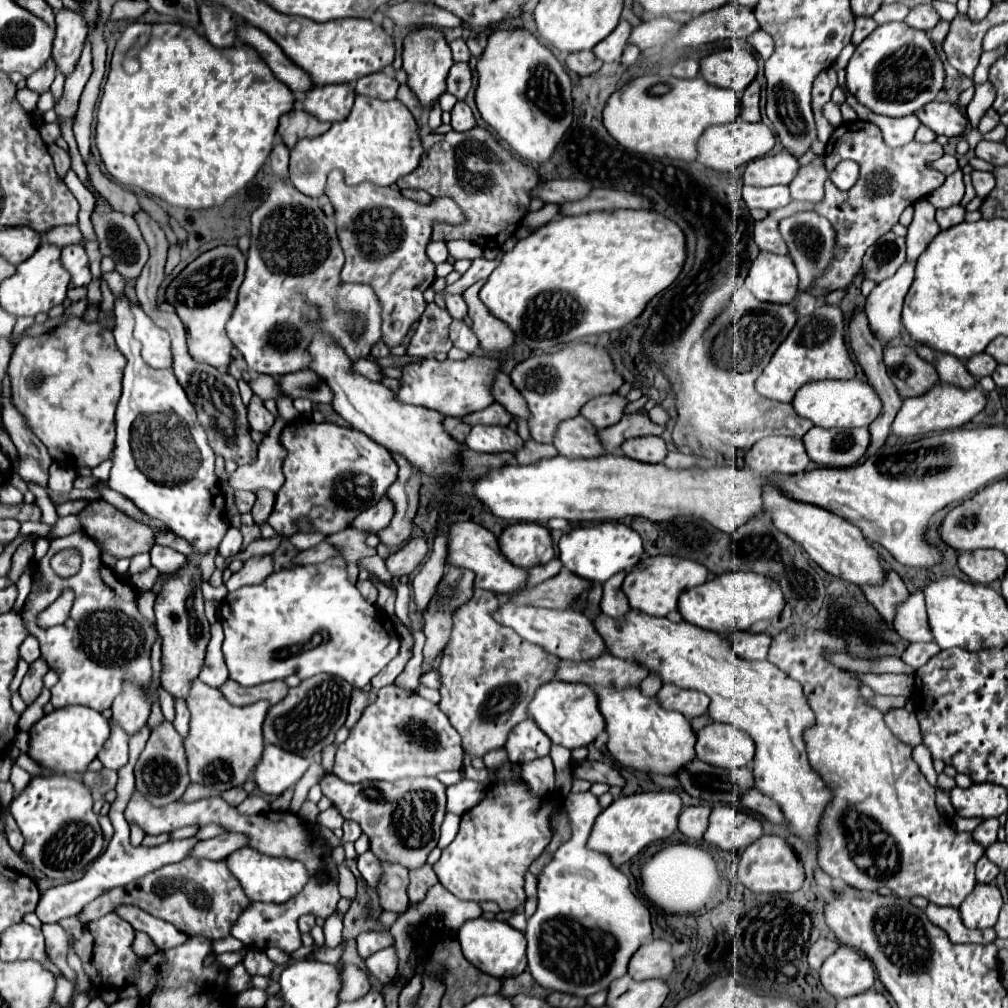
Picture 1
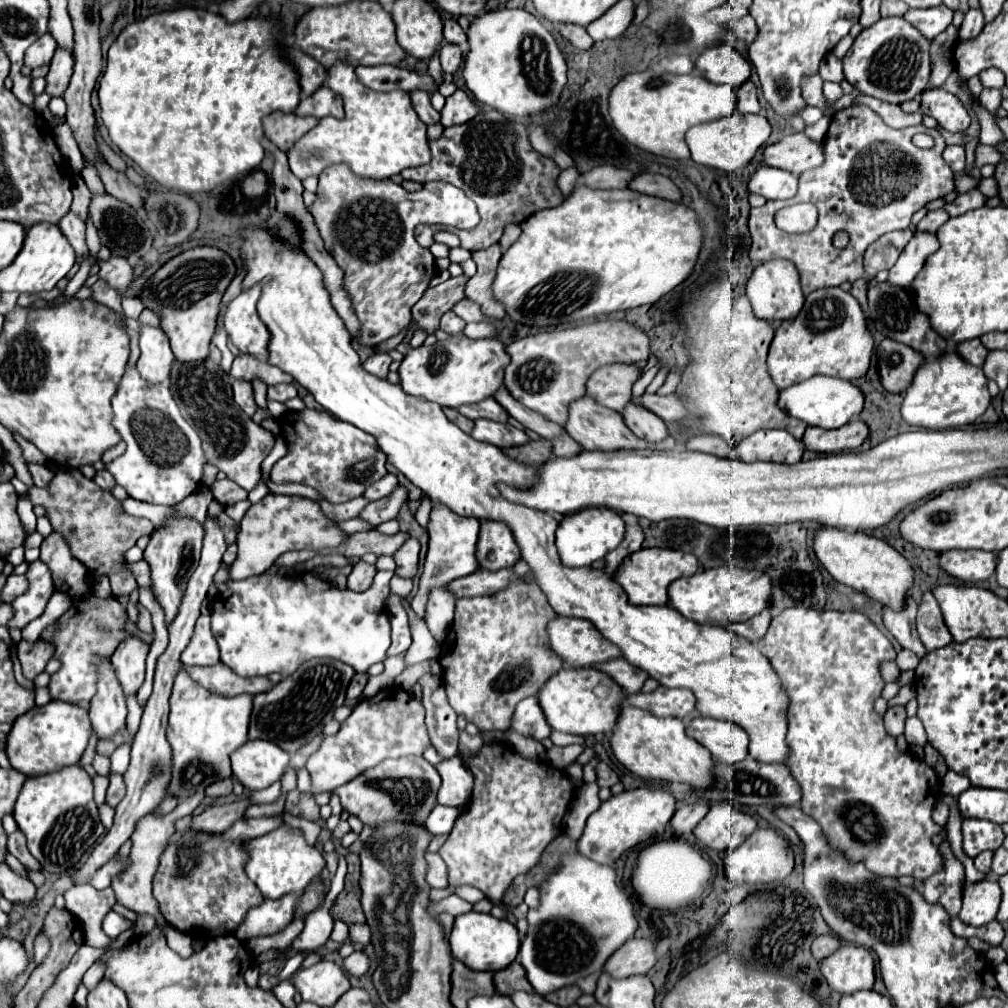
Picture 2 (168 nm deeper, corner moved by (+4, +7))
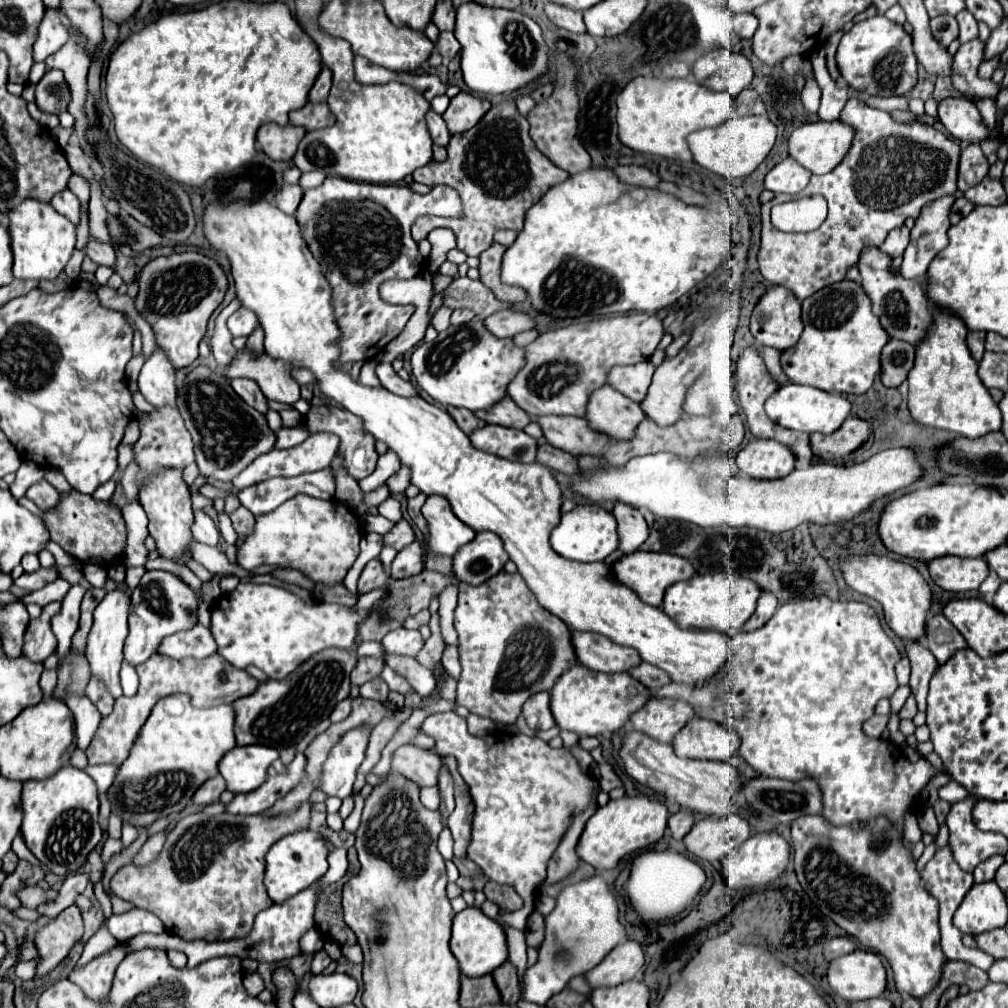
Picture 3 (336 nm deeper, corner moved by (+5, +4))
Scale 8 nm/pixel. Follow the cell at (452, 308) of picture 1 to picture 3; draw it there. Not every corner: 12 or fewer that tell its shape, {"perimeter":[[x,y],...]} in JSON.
{"perimeter":[[507,310],[485,318],[497,338],[513,338],[533,330],[535,320],[525,312]]}

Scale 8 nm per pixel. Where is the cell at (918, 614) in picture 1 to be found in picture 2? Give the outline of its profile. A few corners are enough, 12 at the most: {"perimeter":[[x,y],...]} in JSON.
{"perimeter":[[922,593],[916,627],[928,651],[952,643],[938,603]]}

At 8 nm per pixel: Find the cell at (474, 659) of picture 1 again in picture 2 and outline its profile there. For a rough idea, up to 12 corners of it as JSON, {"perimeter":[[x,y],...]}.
{"perimeter":[[538,585],[458,599],[438,659],[452,709],[506,731],[562,667]]}

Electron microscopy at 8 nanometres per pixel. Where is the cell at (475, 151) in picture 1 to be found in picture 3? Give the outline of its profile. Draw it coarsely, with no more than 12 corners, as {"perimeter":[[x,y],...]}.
{"perimeter":[[513,100],[455,134],[413,180],[455,188],[461,218],[423,216],[479,256],[569,174]]}

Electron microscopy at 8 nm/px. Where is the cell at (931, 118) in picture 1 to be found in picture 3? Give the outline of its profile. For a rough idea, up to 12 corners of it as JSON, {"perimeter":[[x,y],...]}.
{"perimeter":[[947,98],[937,118],[961,142],[991,136],[977,106]]}

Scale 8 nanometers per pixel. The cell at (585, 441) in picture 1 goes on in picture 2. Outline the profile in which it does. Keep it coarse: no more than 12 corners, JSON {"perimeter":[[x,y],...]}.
{"perimeter":[[588,395],[570,405],[564,429],[586,451],[674,449],[644,443],[620,413]]}

